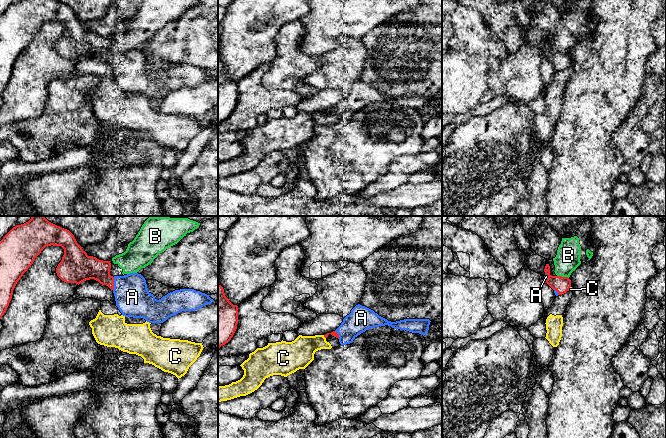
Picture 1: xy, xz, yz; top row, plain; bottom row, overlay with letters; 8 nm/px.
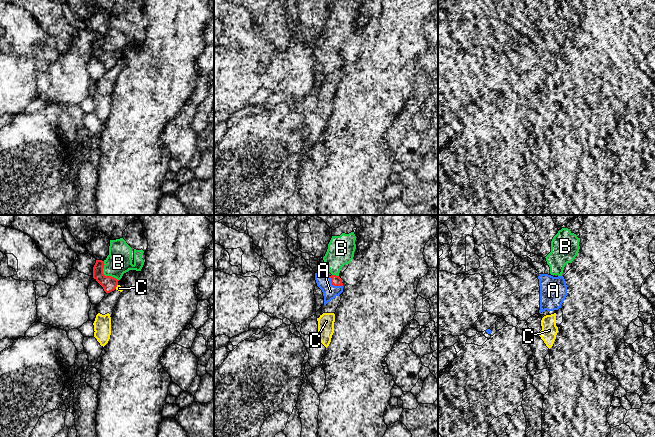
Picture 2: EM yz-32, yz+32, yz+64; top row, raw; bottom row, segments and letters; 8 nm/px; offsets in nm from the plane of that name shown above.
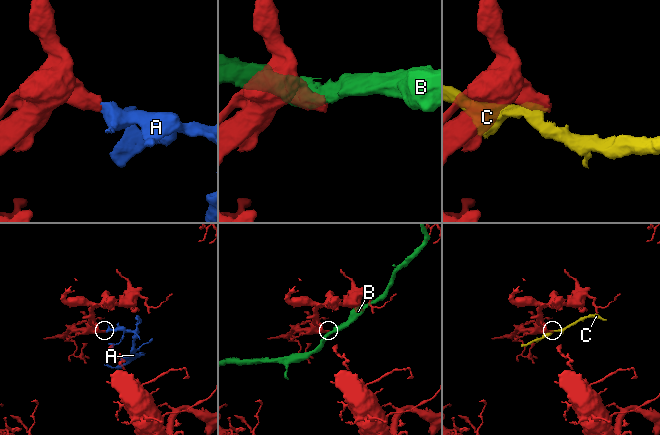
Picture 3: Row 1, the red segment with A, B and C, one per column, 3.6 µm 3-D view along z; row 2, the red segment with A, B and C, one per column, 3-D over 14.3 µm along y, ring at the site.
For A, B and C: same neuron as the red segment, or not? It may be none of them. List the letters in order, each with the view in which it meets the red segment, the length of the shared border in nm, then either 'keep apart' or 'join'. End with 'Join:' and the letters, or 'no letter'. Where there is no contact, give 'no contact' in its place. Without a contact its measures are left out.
A: xy | 110 nm | join
B: yz | 100 nm | keep apart
C: yz | 40 nm | keep apart
Join: A

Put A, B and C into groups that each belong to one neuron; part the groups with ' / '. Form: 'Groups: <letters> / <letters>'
Groups: A / B / C

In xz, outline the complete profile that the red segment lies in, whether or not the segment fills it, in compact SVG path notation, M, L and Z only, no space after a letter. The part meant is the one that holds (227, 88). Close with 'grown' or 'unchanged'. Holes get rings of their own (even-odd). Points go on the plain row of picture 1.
M218 60L218 124L231 116L237 100L238 82L229 77L223 63Z | unchanged

